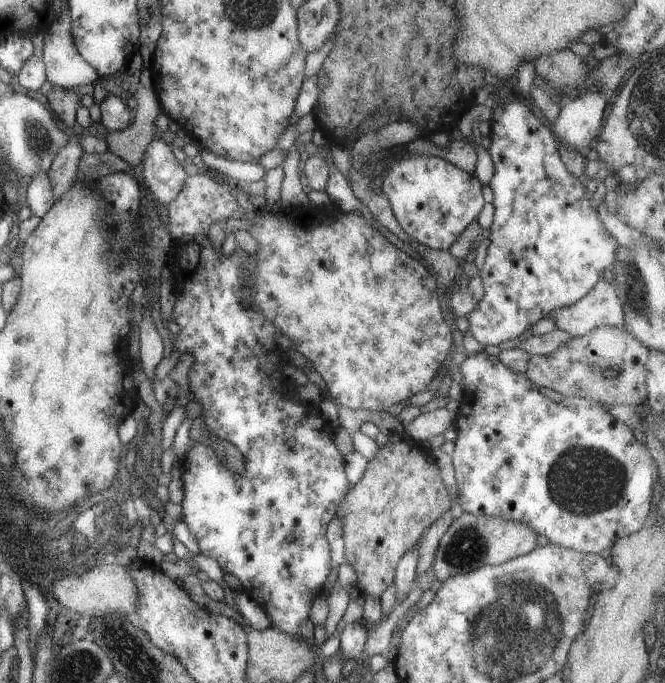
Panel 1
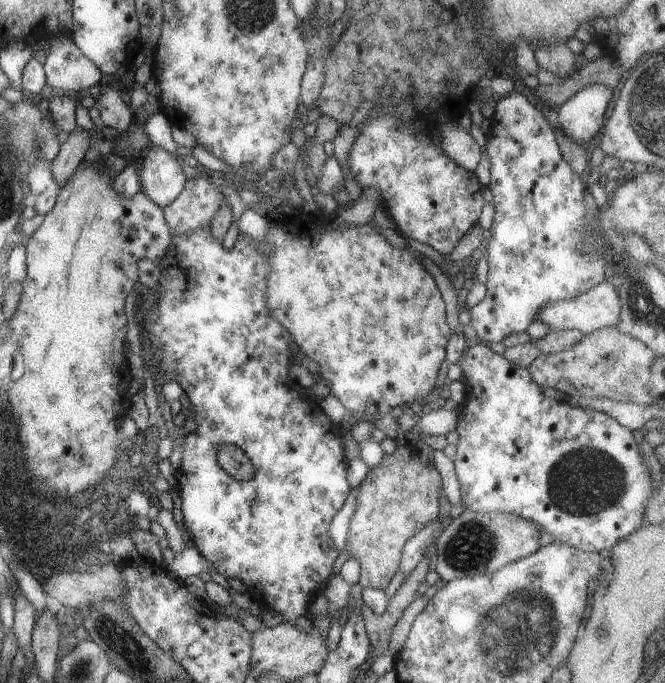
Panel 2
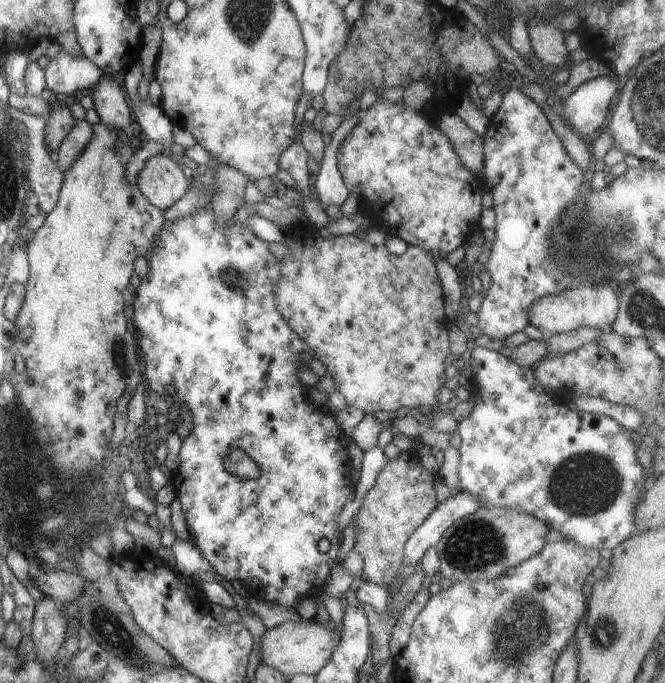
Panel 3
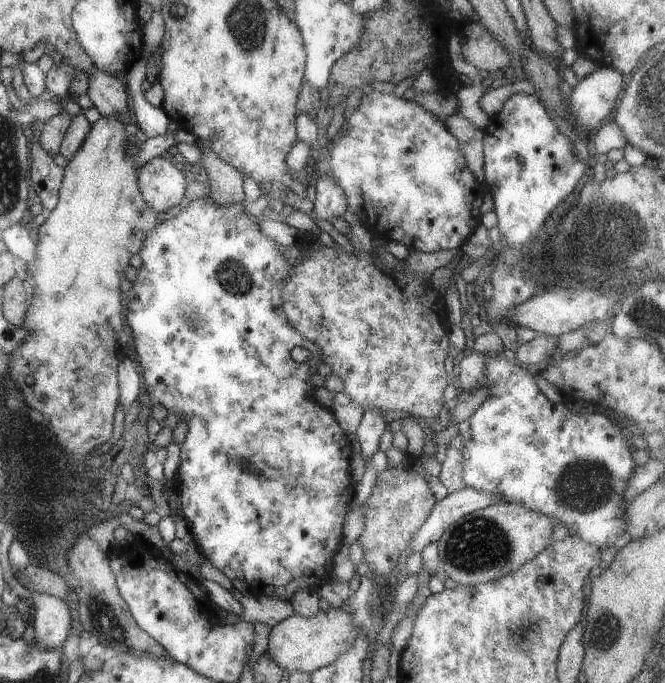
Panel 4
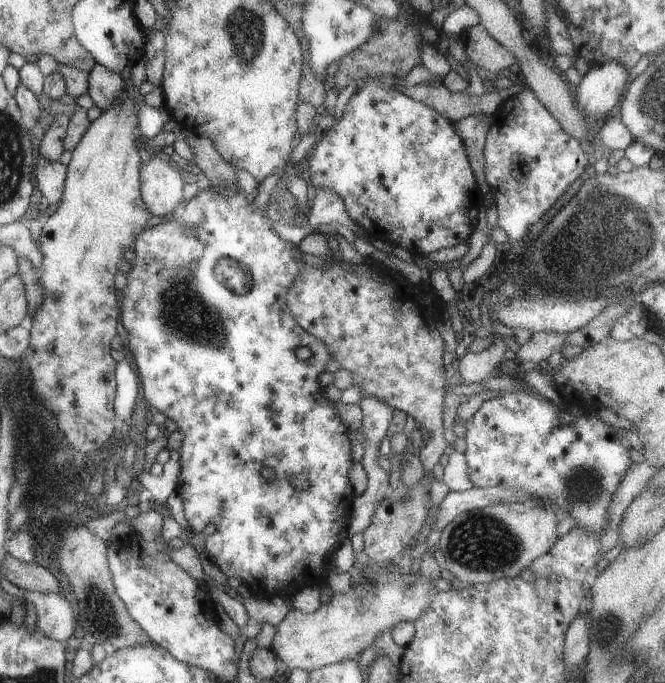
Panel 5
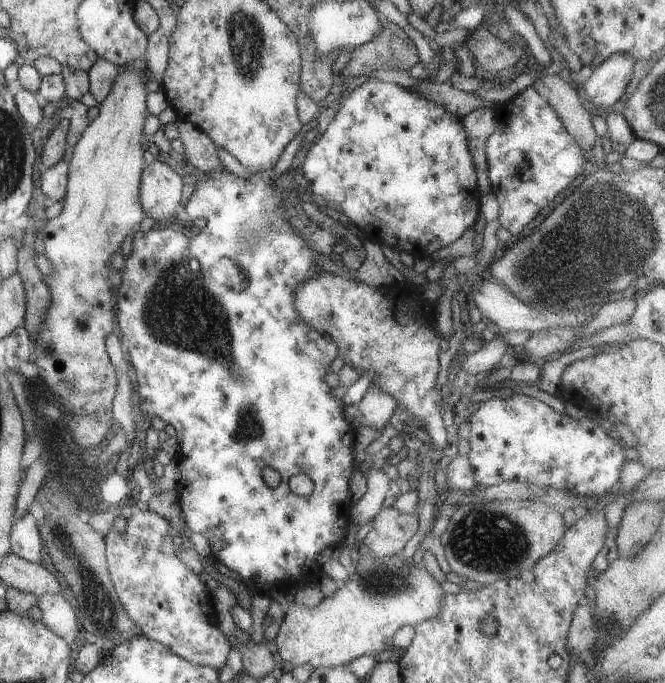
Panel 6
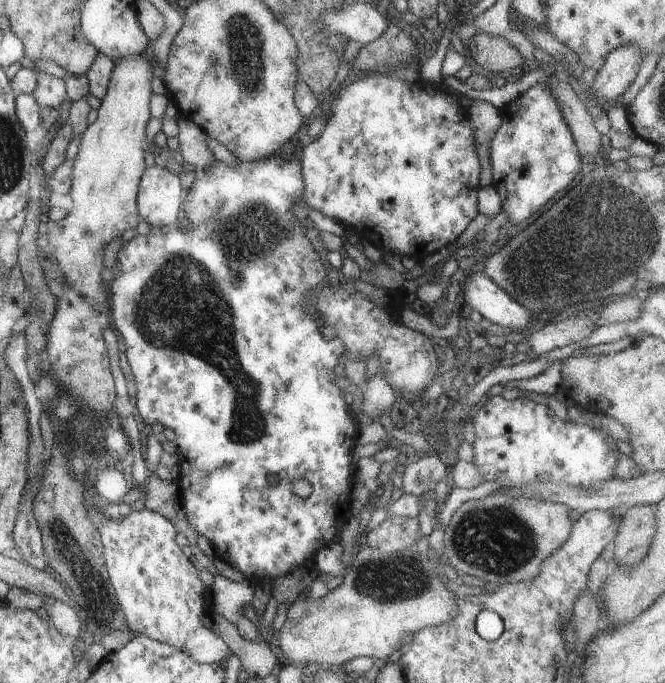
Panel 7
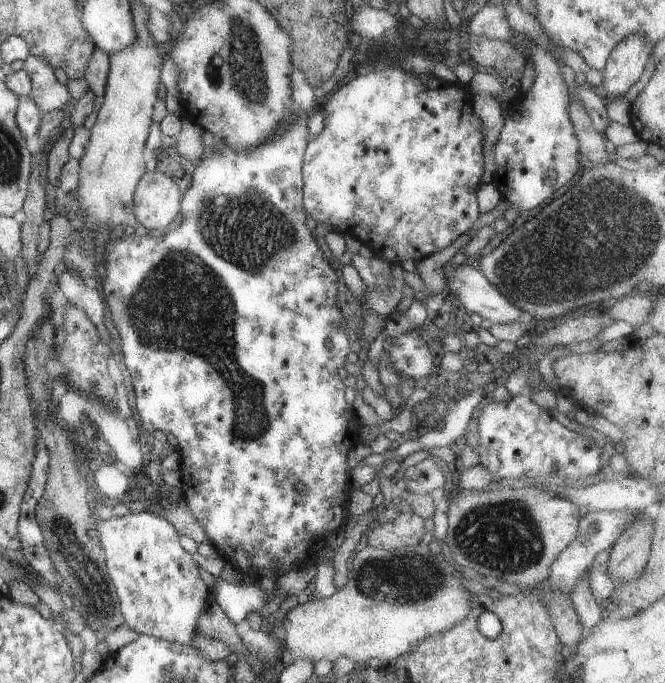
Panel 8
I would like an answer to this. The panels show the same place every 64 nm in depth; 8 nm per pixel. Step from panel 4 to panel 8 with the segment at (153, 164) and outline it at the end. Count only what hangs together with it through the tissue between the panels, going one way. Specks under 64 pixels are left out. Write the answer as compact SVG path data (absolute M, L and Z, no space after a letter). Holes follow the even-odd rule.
M166 171L145 172L133 194L137 225L150 233L159 233L180 213L183 192L175 183L174 174Z

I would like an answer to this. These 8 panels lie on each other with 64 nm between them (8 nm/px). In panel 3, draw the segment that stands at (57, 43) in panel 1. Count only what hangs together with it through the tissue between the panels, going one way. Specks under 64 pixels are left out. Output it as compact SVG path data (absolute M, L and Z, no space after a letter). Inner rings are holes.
M61 50L55 59L49 60L44 70L44 81L46 87L54 94L71 94L75 90L93 87L95 82L102 78L102 72L87 57L68 55Z

